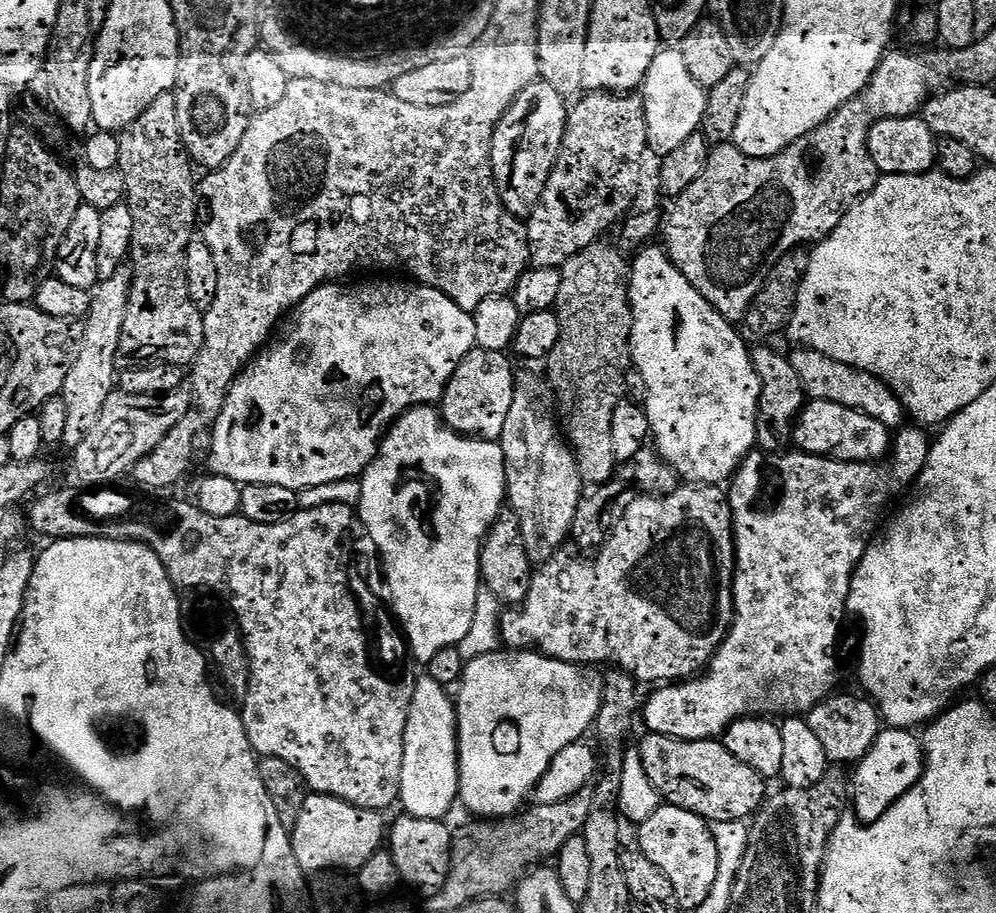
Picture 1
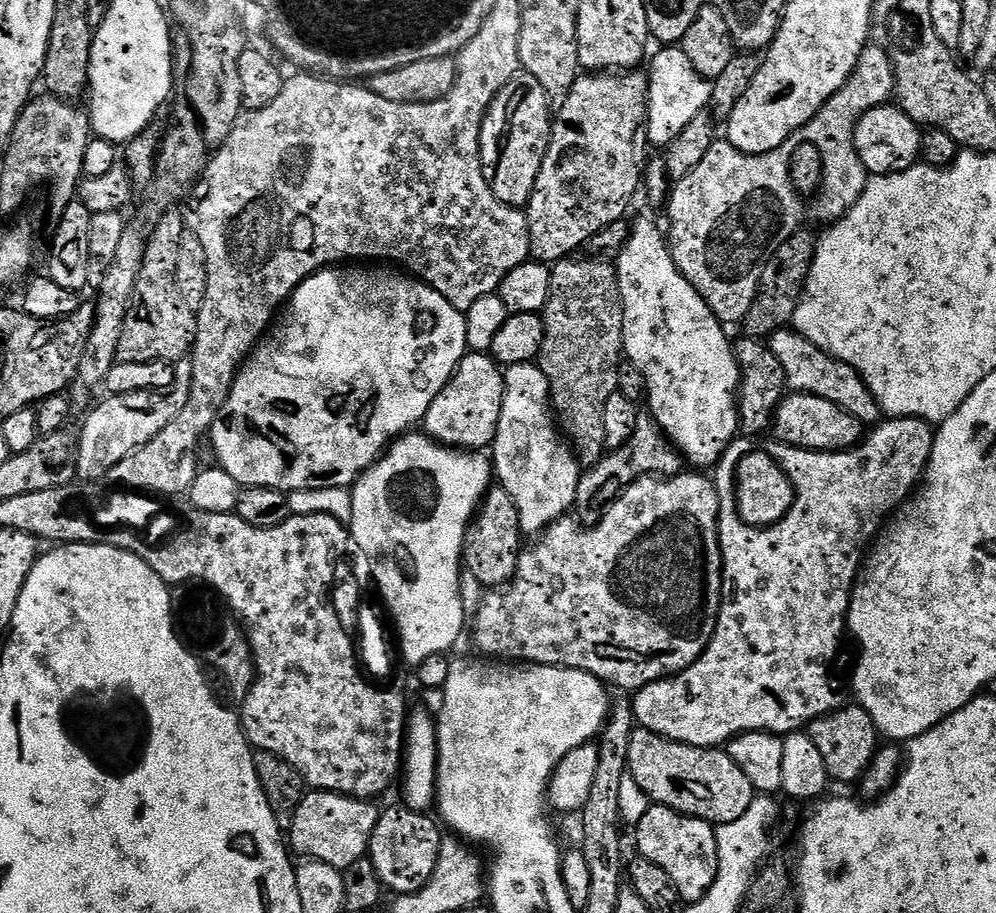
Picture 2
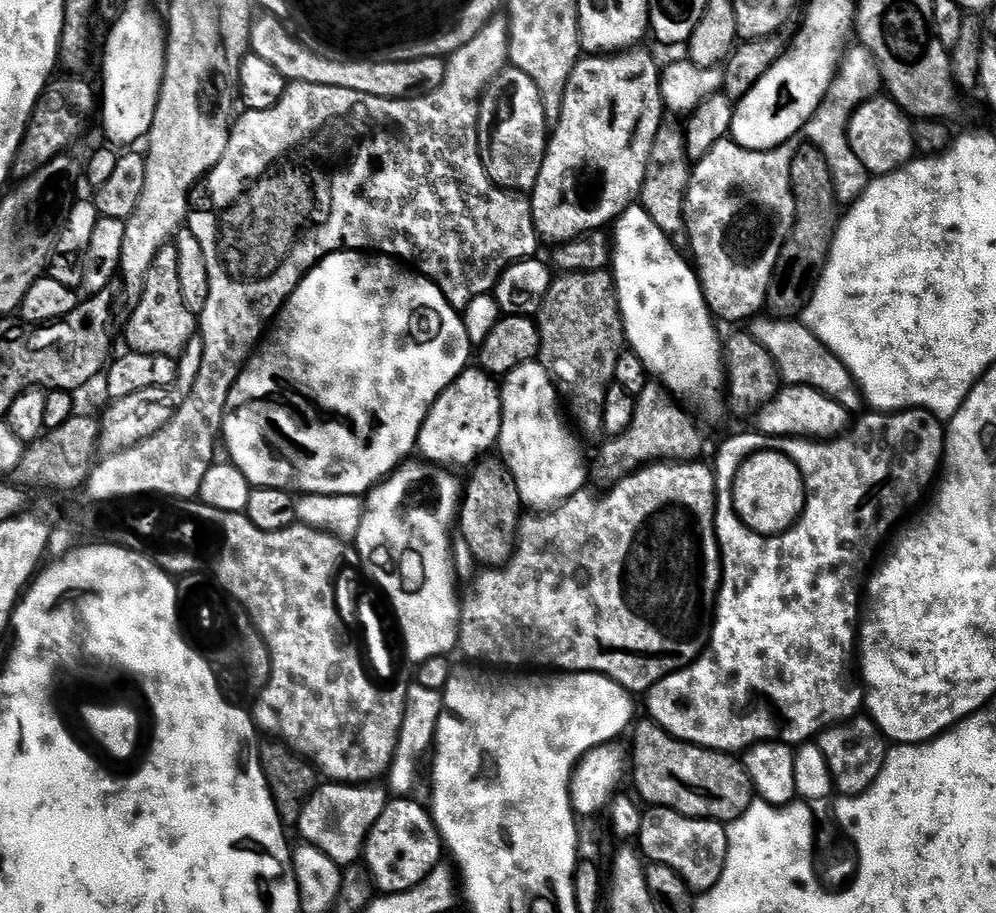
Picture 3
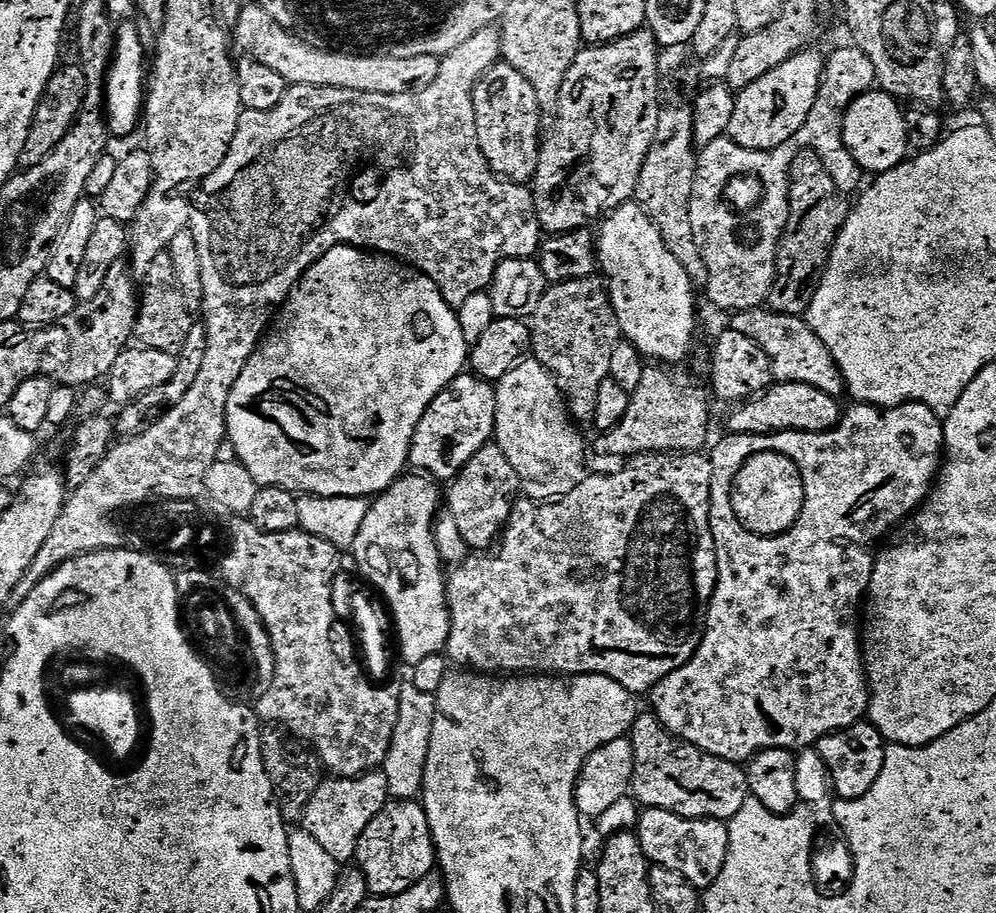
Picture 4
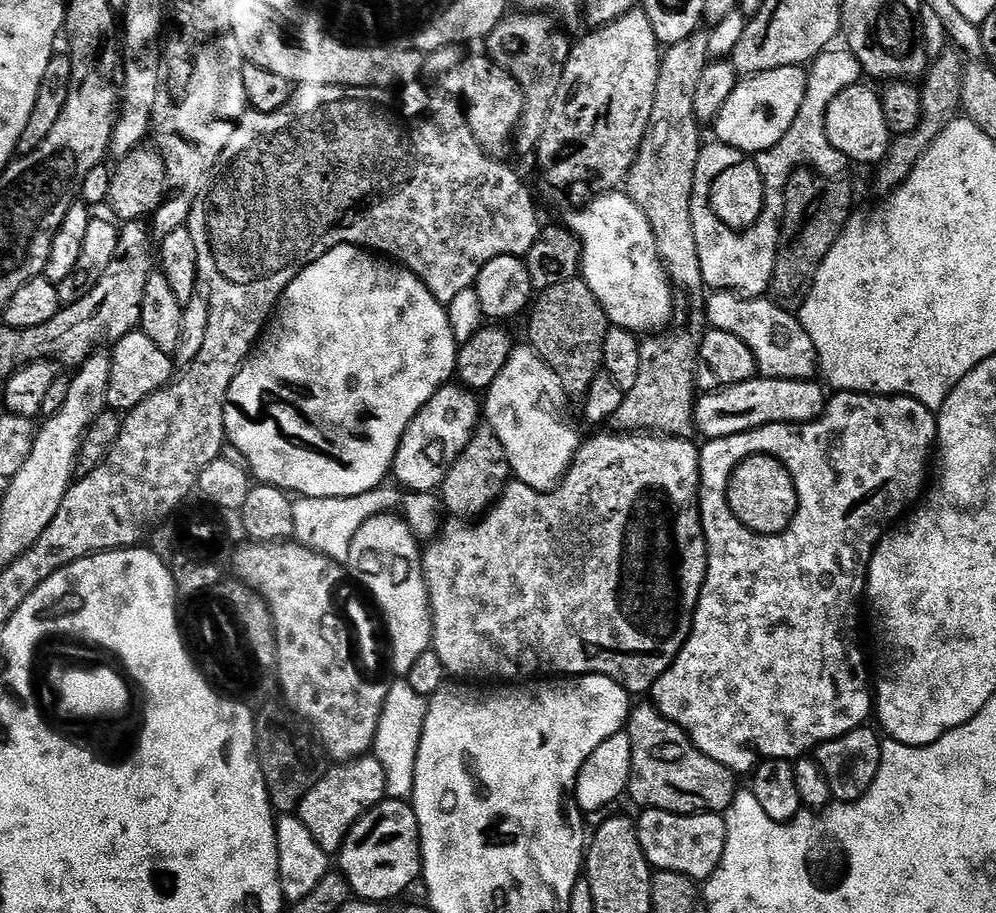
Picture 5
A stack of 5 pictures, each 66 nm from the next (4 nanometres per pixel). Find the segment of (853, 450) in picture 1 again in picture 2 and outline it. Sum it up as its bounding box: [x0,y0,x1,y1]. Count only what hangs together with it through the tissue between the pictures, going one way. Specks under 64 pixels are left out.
[774,395,866,452]

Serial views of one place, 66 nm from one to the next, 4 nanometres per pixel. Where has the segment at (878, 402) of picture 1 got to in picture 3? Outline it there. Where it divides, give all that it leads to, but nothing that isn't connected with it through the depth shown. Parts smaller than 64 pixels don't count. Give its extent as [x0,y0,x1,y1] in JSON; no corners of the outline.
[750,318,862,414]

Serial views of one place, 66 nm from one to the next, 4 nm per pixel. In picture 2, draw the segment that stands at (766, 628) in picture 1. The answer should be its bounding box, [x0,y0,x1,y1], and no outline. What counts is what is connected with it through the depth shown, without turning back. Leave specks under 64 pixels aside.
[631,416,936,748]

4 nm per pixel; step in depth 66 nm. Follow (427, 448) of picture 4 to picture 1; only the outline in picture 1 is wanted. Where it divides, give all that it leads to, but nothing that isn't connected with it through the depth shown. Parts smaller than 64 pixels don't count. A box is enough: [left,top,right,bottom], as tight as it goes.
[442,347,518,441]

